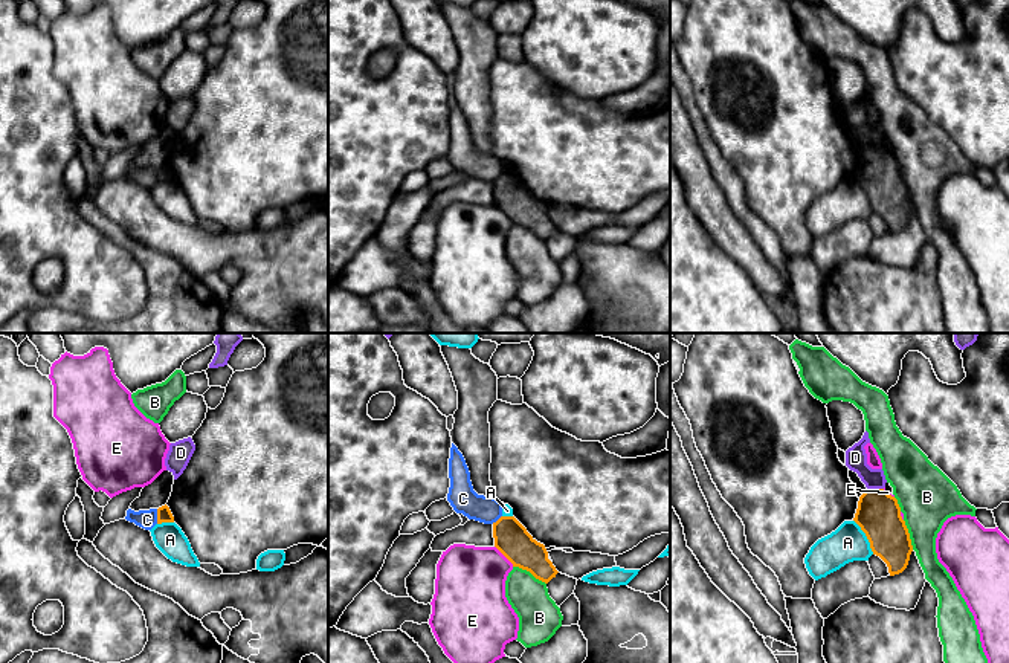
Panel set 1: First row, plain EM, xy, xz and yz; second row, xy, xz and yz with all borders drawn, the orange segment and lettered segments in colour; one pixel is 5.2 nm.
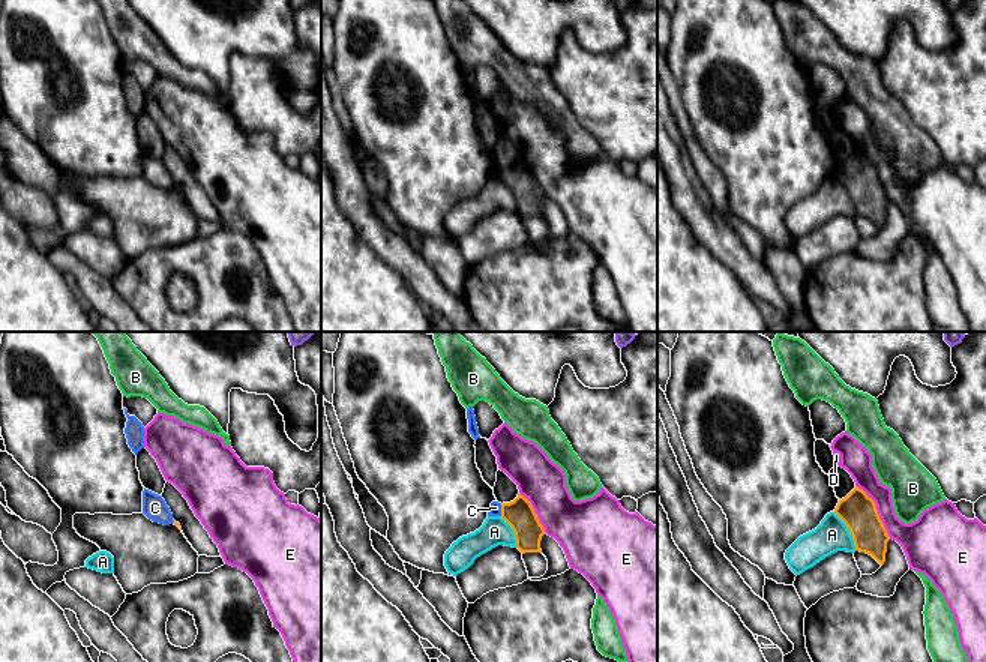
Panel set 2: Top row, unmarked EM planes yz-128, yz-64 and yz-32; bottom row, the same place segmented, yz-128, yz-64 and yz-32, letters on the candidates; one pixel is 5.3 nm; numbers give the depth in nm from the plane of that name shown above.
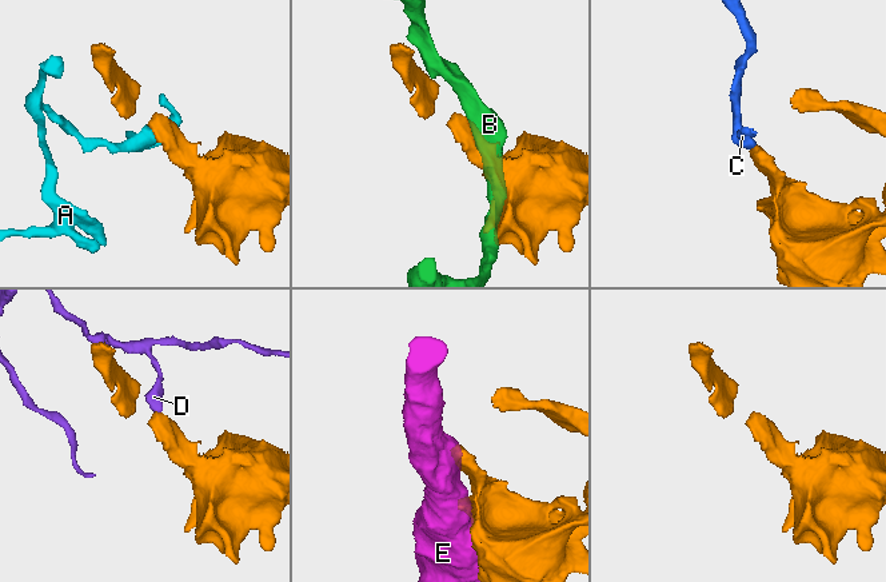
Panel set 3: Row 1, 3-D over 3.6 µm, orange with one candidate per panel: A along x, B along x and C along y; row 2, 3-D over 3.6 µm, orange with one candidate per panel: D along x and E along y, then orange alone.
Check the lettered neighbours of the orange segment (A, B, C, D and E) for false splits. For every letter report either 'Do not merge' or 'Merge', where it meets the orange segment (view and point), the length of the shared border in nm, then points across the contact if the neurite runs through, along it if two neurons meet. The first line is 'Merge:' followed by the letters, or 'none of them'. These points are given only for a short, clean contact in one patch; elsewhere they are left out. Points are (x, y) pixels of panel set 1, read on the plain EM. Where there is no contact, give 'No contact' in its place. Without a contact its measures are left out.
Merge: none of them
A: Do not merge. Touches orange at yz (866, 193). Shared border 220 nm. Boundary: yz (854, 177), (873, 211)
B: Do not merge. Touches orange at xz (530, 229). Shared border 200 nm
C: Do not merge. Touches orange at xy (157, 174). Shared border 80 nm. Boundary: xy (156, 167), (157, 181)
D: Do not merge. Touches orange at yz (875, 147). Shared border 90 nm
E: Do not merge. Touches orange at xz (504, 213). Shared border 150 nm

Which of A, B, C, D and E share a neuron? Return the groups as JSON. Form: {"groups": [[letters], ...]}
{"groups": [["A"], ["B"], ["C"], ["D"], ["E"]]}

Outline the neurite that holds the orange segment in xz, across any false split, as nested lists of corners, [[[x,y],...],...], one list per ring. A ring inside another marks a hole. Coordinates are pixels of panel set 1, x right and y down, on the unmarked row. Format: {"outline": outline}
{"outline": [[[514,174],[493,180],[495,205],[513,222],[548,241],[559,231],[548,217],[543,202],[537,200]]]}

